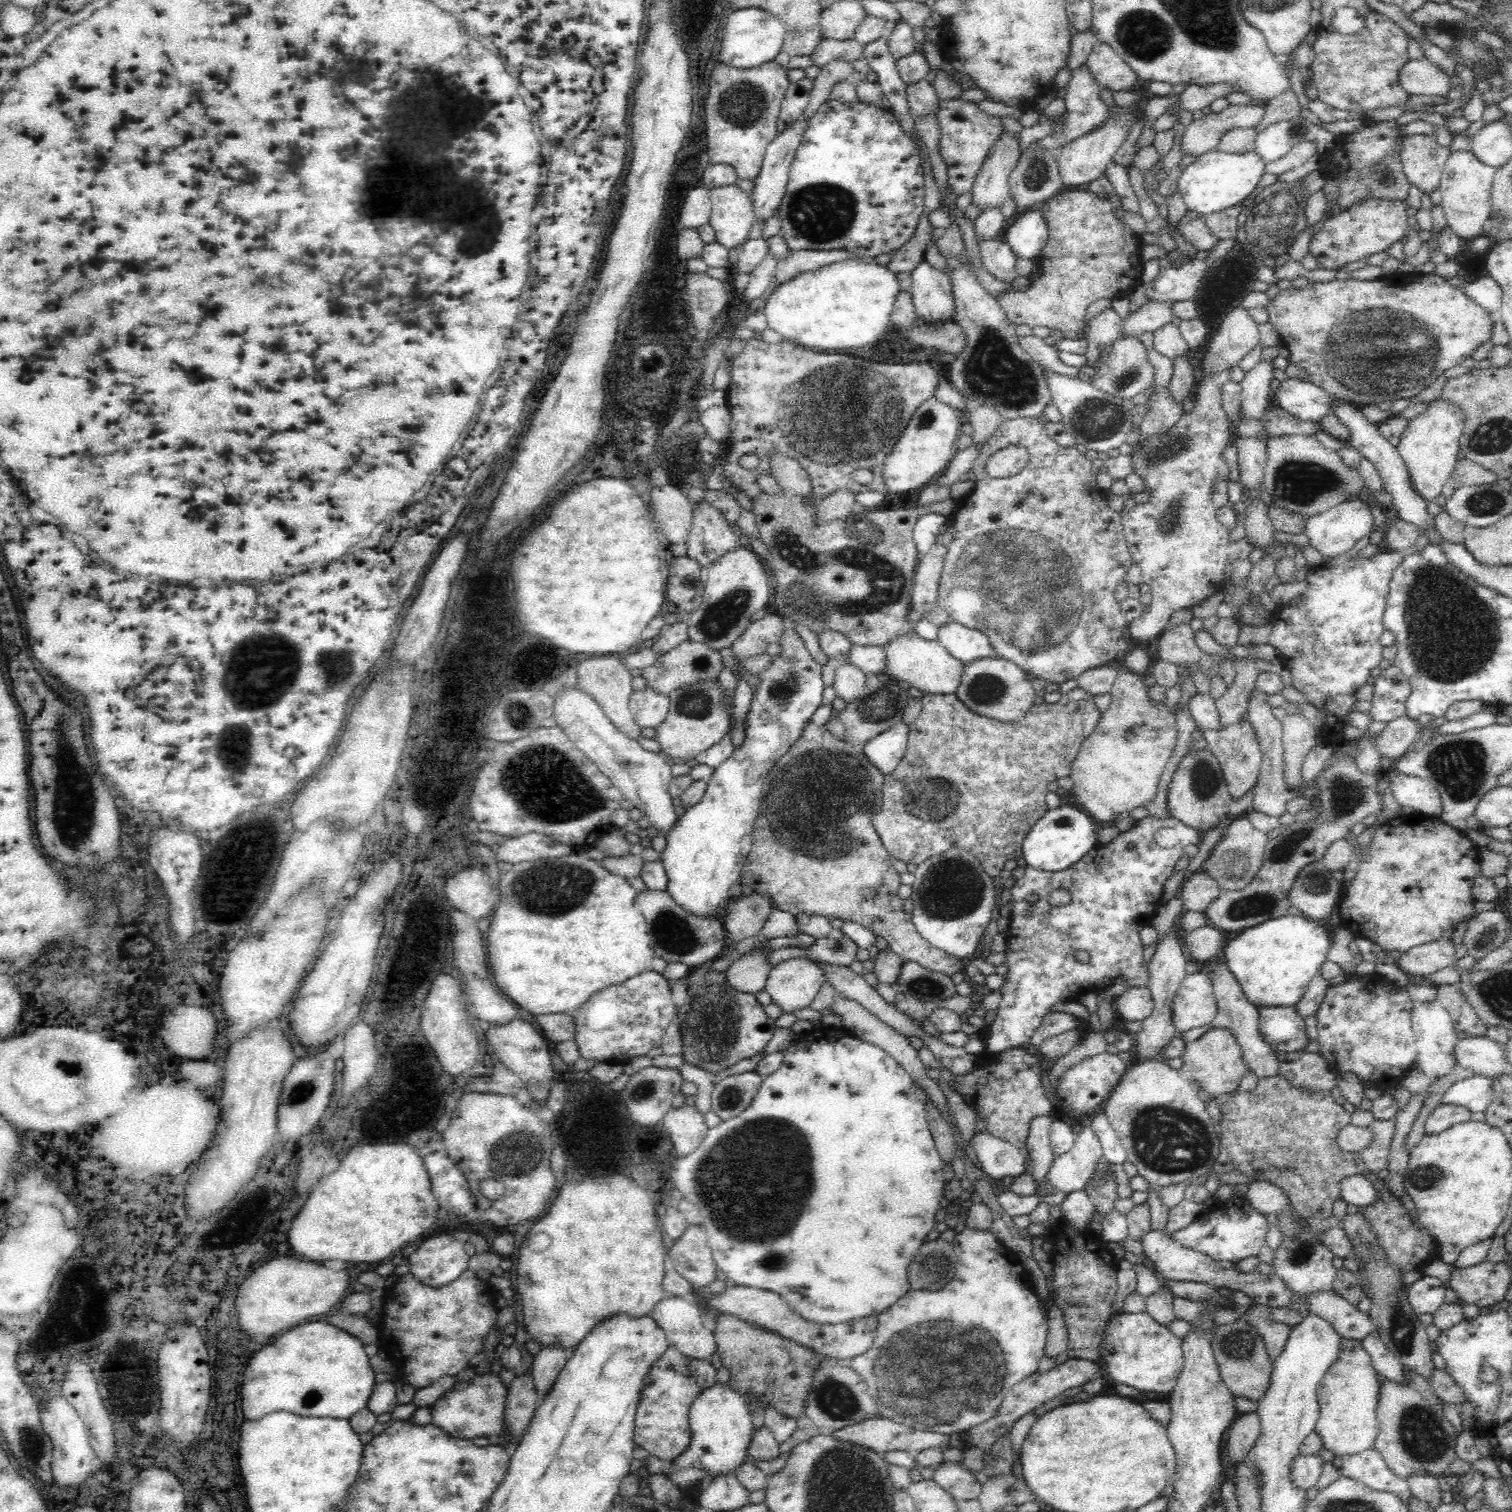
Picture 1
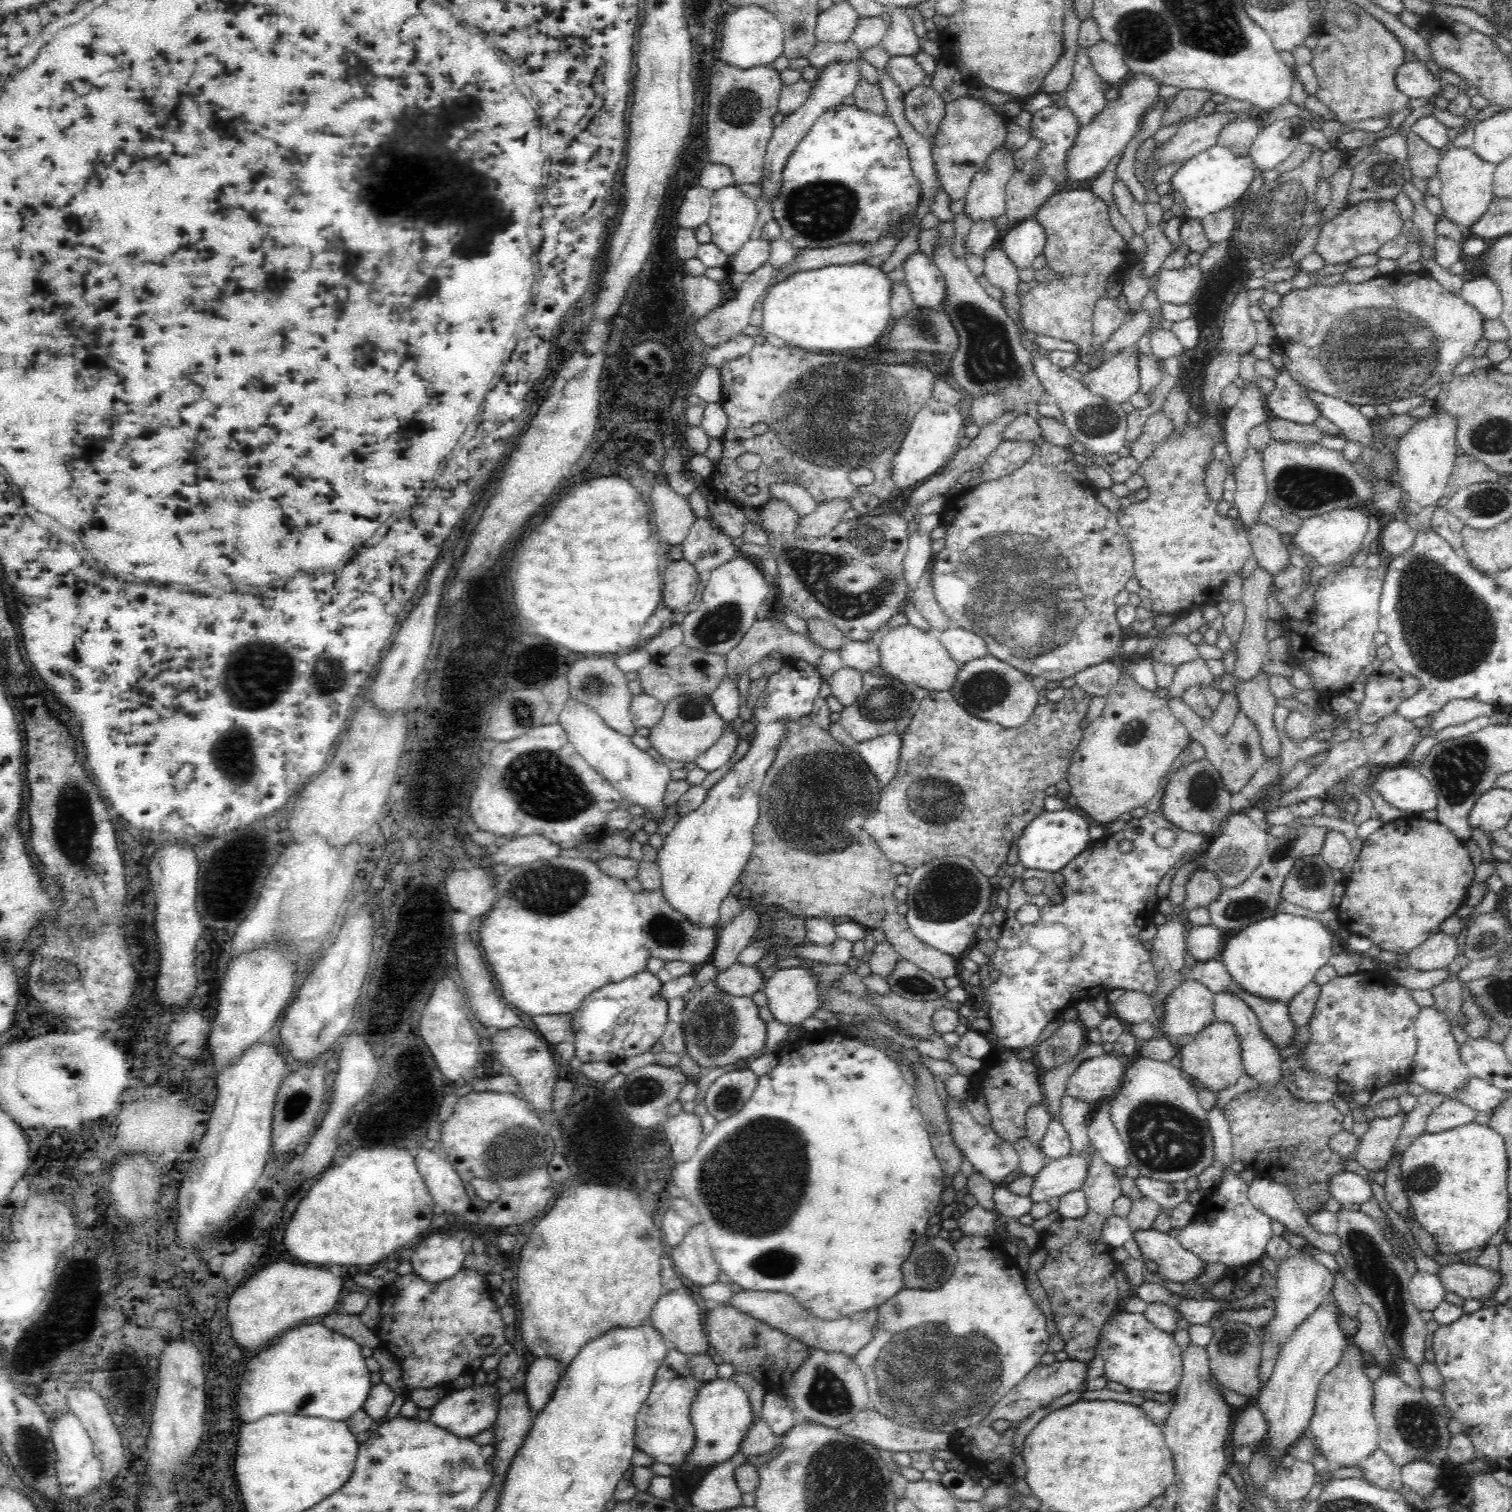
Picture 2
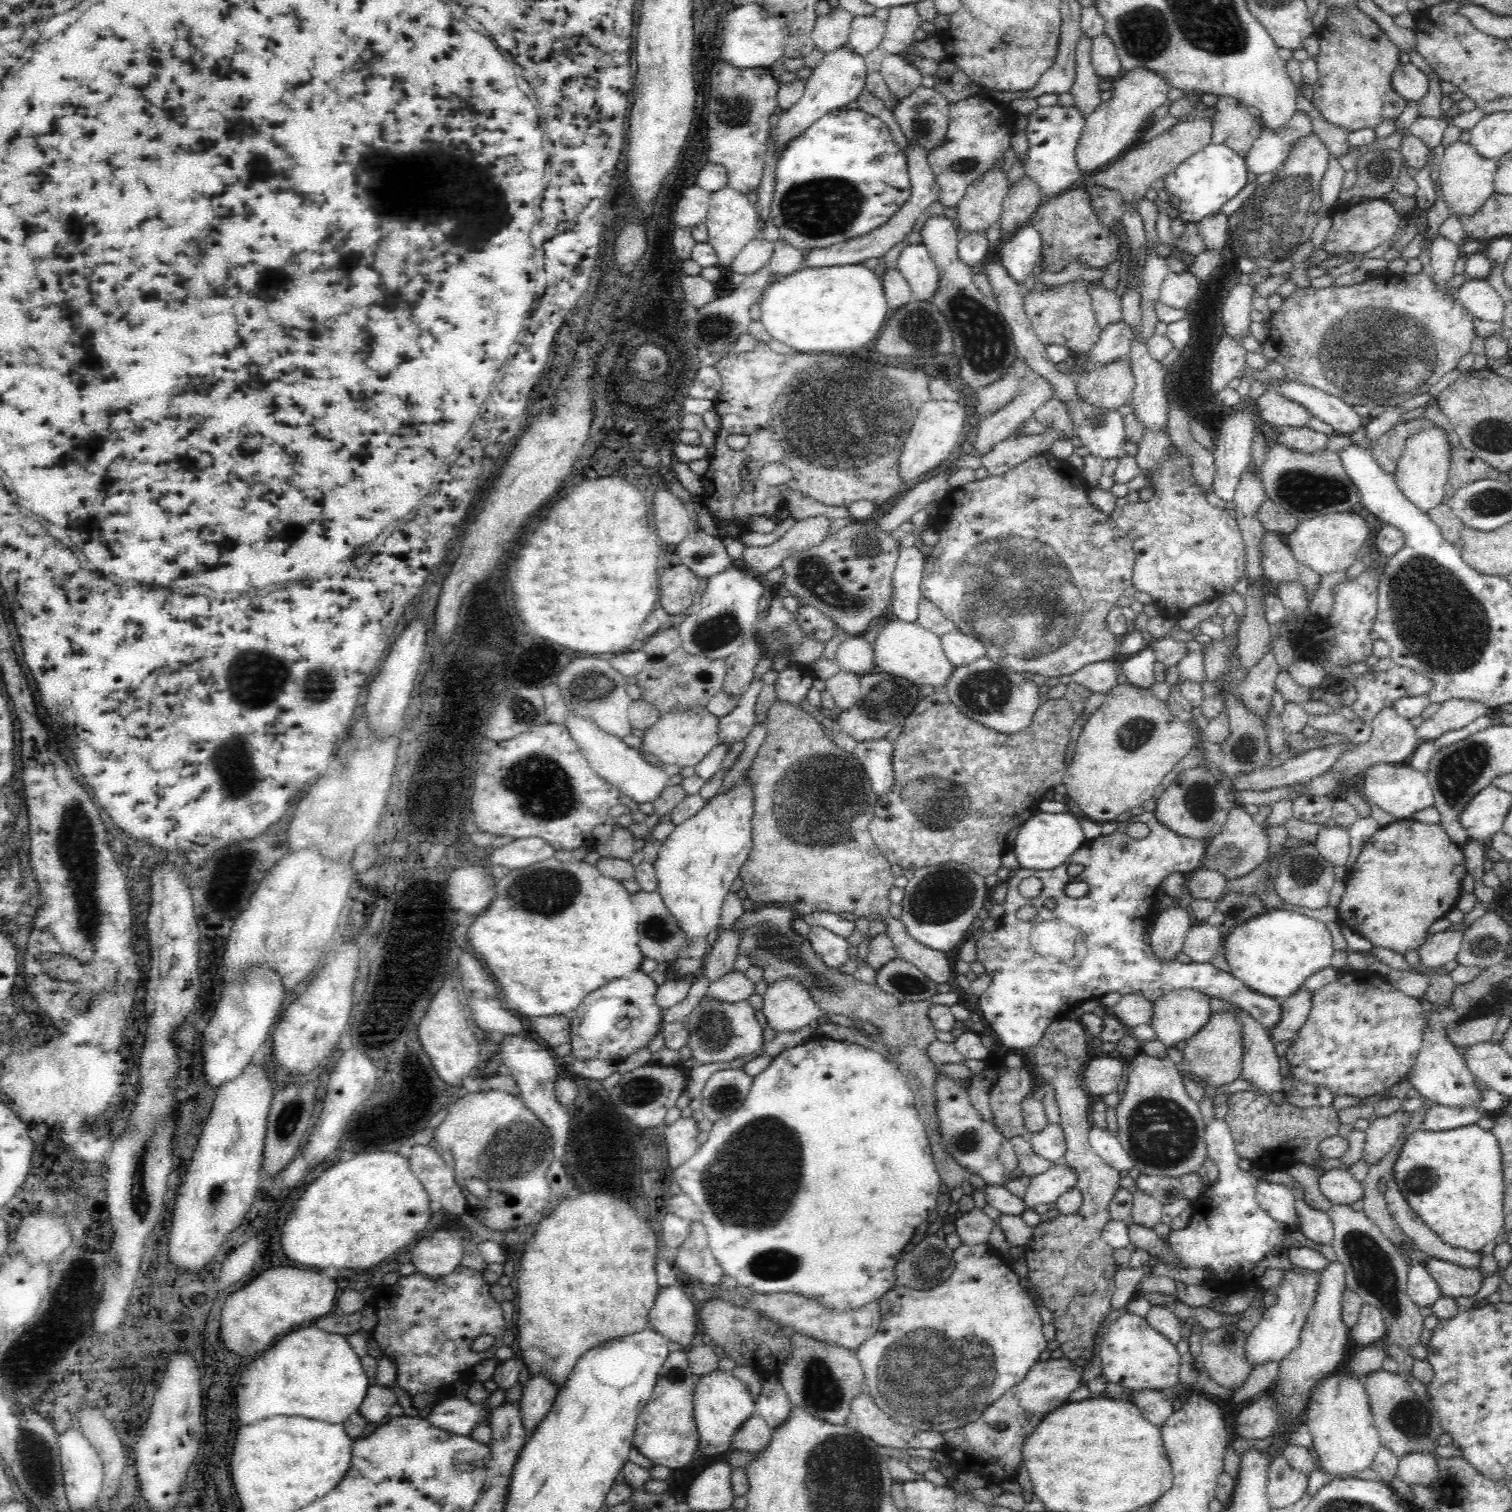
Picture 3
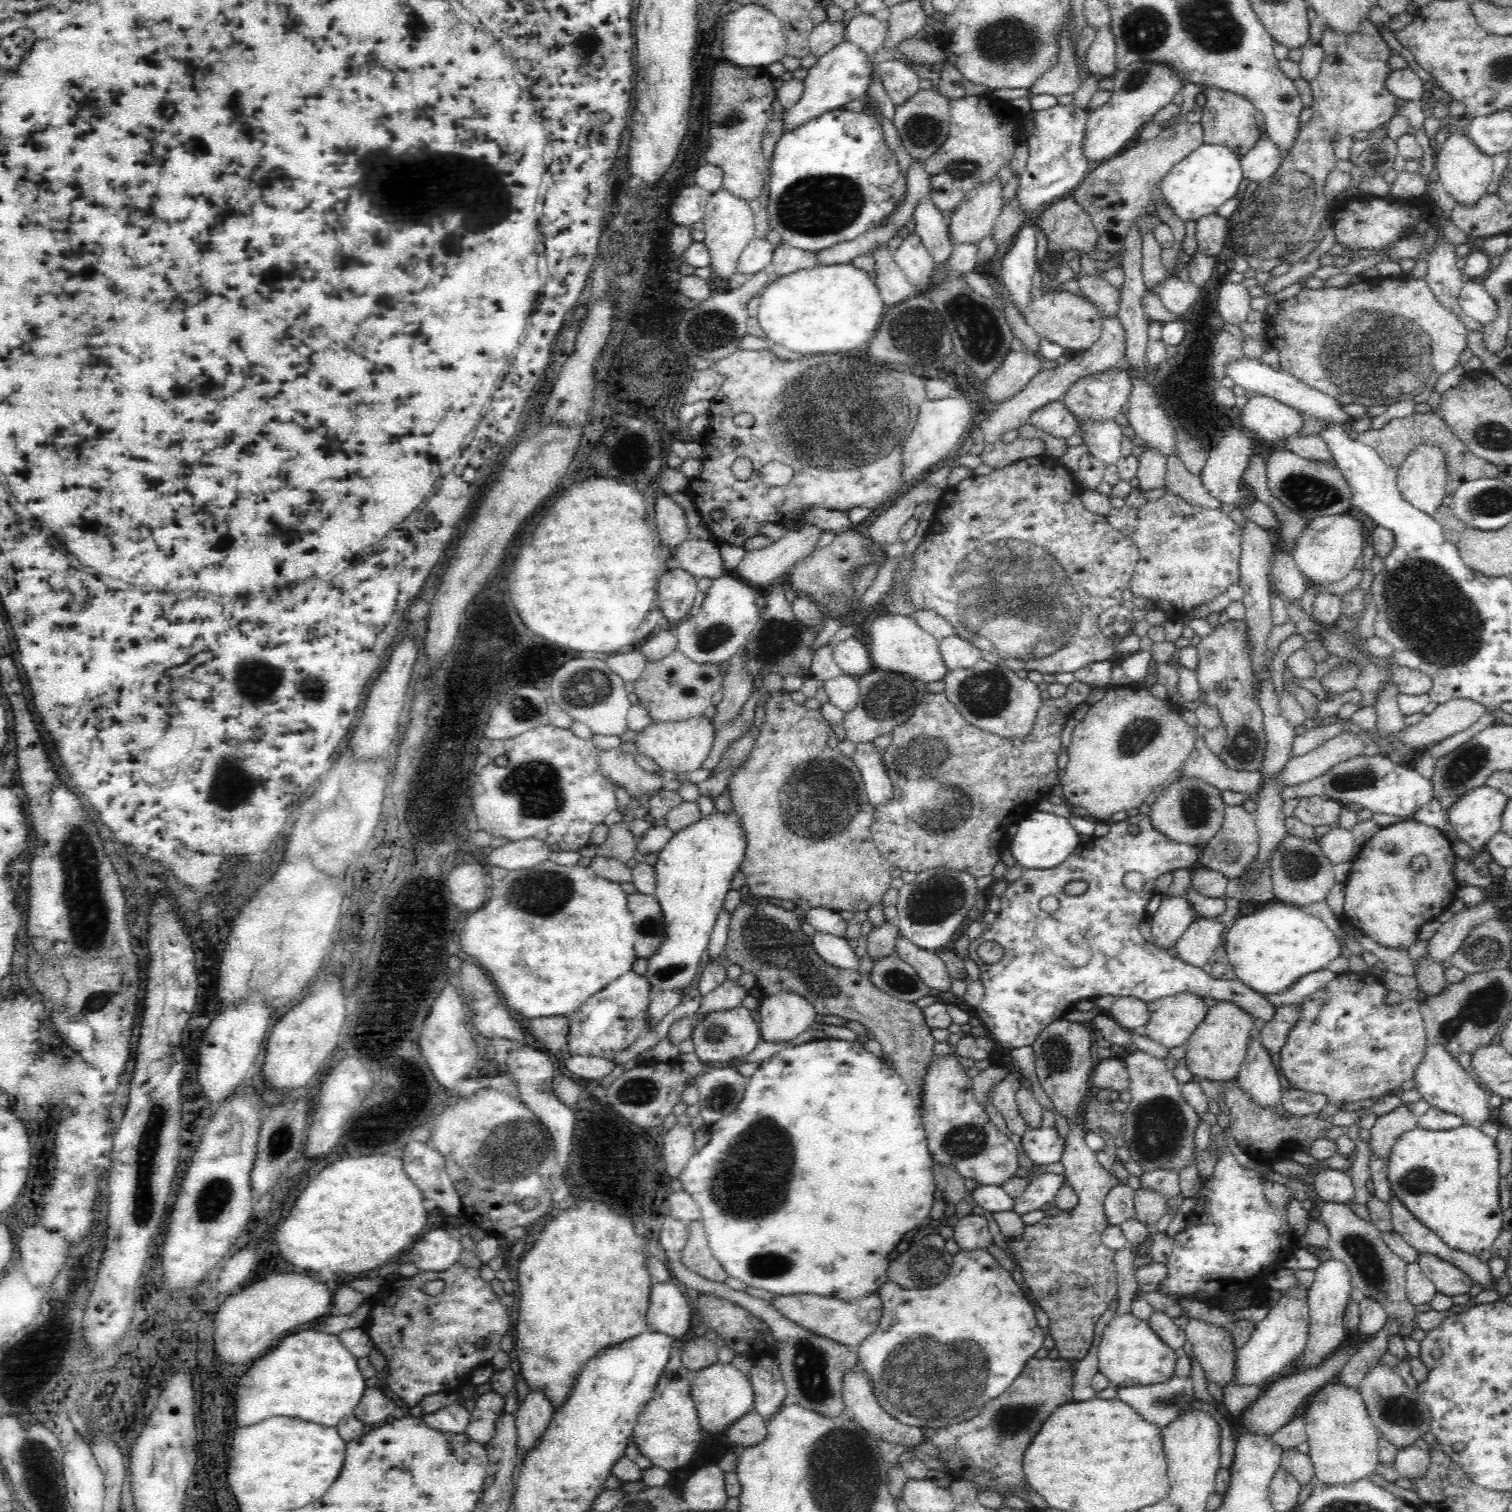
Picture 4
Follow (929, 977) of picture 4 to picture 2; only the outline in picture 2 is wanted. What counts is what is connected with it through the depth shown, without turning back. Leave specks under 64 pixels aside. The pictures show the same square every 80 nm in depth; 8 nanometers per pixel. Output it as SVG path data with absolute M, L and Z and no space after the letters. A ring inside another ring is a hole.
M806 714L784 724L785 736L778 742L774 760L766 771L759 792L759 817L753 830L754 848L739 882L750 891L752 900L768 906L782 906L792 915L828 920L851 916L853 921L864 925L867 930L884 931L888 943L892 944L900 959L908 960L942 980L959 975L958 958L922 943L910 931L906 917L896 911L898 902L892 892L897 886L897 877L891 871L891 862L876 839L862 828L864 820L876 812L880 798L881 790L874 773L855 750L838 743L828 731L820 728L812 715Z

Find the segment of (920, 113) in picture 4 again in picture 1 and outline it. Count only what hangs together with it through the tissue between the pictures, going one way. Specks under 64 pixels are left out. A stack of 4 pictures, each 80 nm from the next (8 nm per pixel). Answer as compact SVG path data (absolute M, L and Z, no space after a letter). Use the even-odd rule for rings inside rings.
M922 79L917 83L909 84L906 90L908 109L912 119L938 116L940 100L936 97L936 89L932 83Z

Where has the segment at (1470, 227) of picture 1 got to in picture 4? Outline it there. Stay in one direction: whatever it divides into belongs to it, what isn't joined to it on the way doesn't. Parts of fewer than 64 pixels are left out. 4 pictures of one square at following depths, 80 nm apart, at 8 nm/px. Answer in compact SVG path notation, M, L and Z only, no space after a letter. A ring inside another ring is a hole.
M1446 124L1444 128L1448 136L1441 144L1437 154L1437 170L1443 187L1453 196L1457 202L1474 204L1478 198L1485 195L1486 186L1492 178L1492 157L1484 154L1470 140L1470 137L1455 124Z

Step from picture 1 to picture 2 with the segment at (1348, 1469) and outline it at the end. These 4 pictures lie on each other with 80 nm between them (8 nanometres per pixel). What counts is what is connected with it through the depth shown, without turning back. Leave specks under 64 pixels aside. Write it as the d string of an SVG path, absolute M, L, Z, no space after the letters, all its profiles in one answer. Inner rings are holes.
M1382 1449L1375 1450L1360 1464L1364 1479L1374 1486L1399 1491L1402 1486L1401 1468Z

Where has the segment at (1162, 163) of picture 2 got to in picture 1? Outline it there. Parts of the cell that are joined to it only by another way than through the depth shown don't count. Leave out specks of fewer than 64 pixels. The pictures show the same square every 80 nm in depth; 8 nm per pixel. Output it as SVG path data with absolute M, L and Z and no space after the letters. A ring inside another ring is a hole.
M1252 103L1249 106L1245 105L1230 105L1222 112L1217 114L1211 112L1210 114L1203 115L1198 120L1193 120L1188 126L1184 128L1181 134L1179 151L1183 155L1191 155L1197 157L1204 152L1210 152L1210 150L1216 148L1219 143L1220 136L1227 130L1232 128L1252 128L1256 126L1262 118L1265 116L1265 107Z

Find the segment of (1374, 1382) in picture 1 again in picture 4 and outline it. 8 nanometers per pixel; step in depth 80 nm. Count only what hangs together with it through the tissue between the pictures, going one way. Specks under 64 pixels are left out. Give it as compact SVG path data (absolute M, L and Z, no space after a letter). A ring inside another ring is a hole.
M1336 1380L1329 1382L1314 1393L1312 1402L1303 1406L1300 1413L1306 1421L1308 1457L1313 1463L1315 1482L1326 1486L1345 1485L1375 1475L1380 1435L1355 1388L1336 1383Z

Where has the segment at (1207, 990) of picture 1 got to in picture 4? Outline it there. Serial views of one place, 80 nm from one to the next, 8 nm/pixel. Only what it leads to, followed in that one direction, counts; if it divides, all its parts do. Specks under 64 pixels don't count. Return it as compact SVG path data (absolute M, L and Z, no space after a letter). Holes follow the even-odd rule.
M1184 993L1154 1000L1147 1008L1146 1036L1169 1049L1184 1046L1209 1010L1202 997Z

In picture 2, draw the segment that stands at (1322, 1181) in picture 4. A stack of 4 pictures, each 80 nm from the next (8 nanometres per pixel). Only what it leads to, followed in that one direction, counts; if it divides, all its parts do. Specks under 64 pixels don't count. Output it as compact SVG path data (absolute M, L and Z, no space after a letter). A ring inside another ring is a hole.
M1336 1172L1328 1180L1330 1197L1336 1199L1342 1206L1352 1204L1362 1205L1372 1196L1370 1185L1364 1181L1364 1177L1354 1172Z

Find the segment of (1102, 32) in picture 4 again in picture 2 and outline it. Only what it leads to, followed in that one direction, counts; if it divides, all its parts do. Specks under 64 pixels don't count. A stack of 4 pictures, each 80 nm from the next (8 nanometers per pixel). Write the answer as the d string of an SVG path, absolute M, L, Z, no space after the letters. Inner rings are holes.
M1100 40L1089 49L1089 57L1093 69L1103 82L1108 82L1111 86L1120 85L1131 74L1122 55L1116 51L1116 47L1104 40Z

